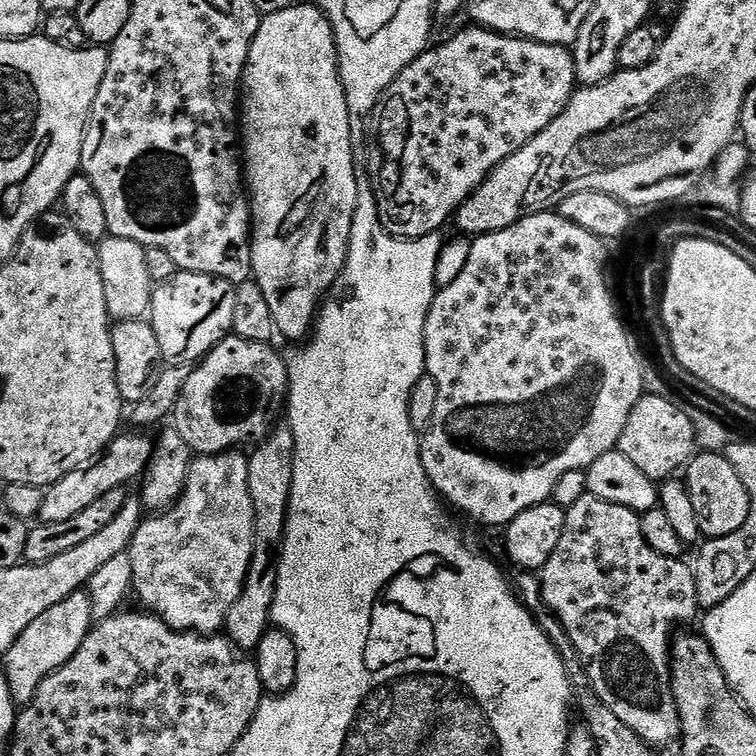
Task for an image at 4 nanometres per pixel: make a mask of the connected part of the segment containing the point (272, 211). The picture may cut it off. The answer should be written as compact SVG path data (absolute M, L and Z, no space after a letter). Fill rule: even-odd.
M301 2L297 7L291 7L288 10L267 13L261 19L258 34L255 35L254 42L250 46L248 64L244 67L242 111L238 116L238 128L242 133L242 167L246 177L246 191L252 205L252 274L262 294L266 294L266 303L270 305L270 314L276 323L276 332L292 340L288 342L300 342L311 333L322 301L332 291L333 284L340 277L340 271L344 269L358 198L356 185L358 169L352 153L350 110L346 106L346 90L342 86L340 77L336 36L333 34L332 24L329 23L327 16L315 5Z

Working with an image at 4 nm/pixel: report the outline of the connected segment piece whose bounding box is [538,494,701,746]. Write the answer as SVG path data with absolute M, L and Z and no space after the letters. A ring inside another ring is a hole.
M585 494L582 498L578 498L578 502L574 502L574 506L566 509L562 538L558 538L558 546L554 546L554 554L550 554L550 558L543 568L539 569L538 575L544 608L558 617L561 626L570 638L570 642L574 642L574 650L578 650L580 661L584 663L584 669L590 678L592 689L598 694L598 698L602 698L602 702L606 702L606 706L610 706L610 710L614 710L614 714L618 714L618 718L622 718L622 722L626 722L626 726L630 726L630 730L637 732L649 746L657 746L656 744L668 744L671 740L679 741L682 736L678 706L674 702L674 694L672 693L672 666L670 663L670 645L674 635L672 627L675 624L691 625L688 623L695 618L696 612L698 616L701 606L696 597L695 571L689 565L687 568L683 559L666 558L662 554L658 554L658 550L650 550L646 538L642 538L640 518L641 513L630 510L626 506L618 506L618 502L606 502L597 496Z

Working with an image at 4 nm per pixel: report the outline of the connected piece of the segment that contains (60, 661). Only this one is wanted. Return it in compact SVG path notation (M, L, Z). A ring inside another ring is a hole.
M84 590L70 594L70 598L58 602L58 606L50 606L50 610L46 610L46 614L34 618L34 622L30 622L30 626L26 626L26 630L22 630L22 634L18 634L14 646L10 646L10 650L2 657L2 671L6 674L6 682L10 686L13 702L18 706L29 704L34 698L34 694L38 694L38 686L42 686L42 682L46 682L46 678L50 678L50 674L54 674L59 668L66 666L66 662L70 662L70 658L74 658L74 654L78 654L78 646L82 646L82 642L93 627L91 598Z

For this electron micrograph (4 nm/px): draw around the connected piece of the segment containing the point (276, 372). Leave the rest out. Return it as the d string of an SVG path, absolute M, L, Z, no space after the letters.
M229 334L208 351L207 356L192 368L190 378L183 380L182 394L178 394L171 419L178 434L192 448L196 456L216 456L219 452L243 449L243 444L255 446L277 427L288 399L288 366L283 355L272 349L271 343L250 342Z

